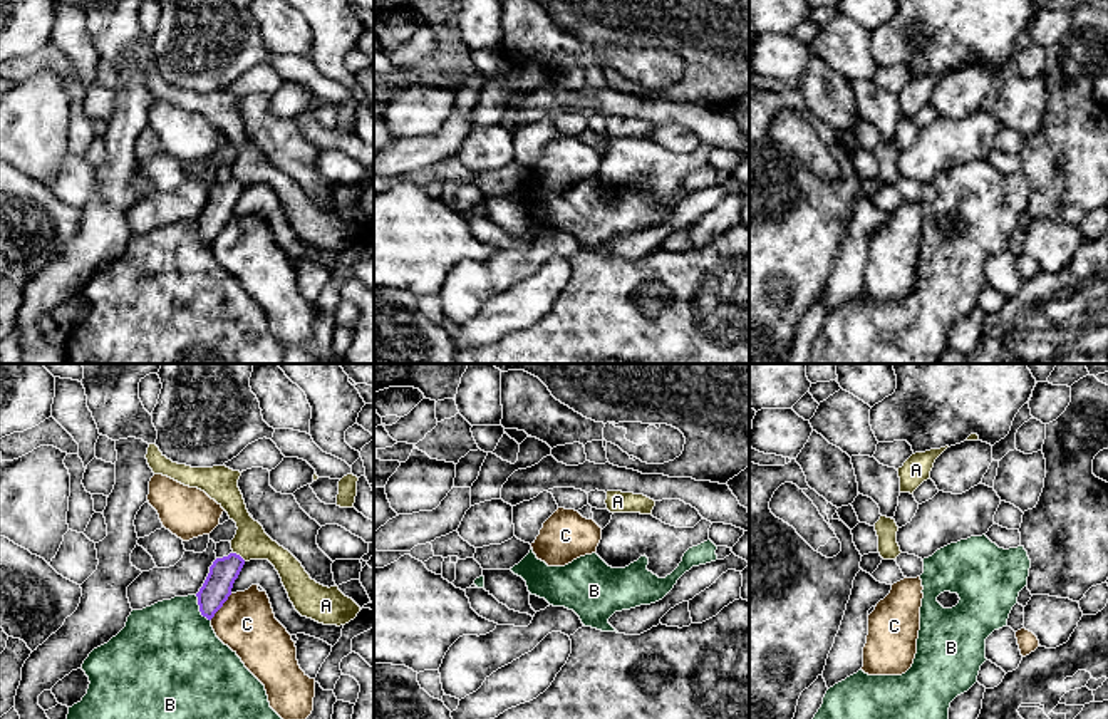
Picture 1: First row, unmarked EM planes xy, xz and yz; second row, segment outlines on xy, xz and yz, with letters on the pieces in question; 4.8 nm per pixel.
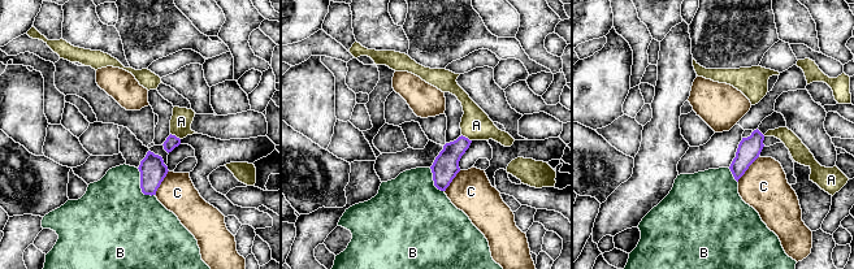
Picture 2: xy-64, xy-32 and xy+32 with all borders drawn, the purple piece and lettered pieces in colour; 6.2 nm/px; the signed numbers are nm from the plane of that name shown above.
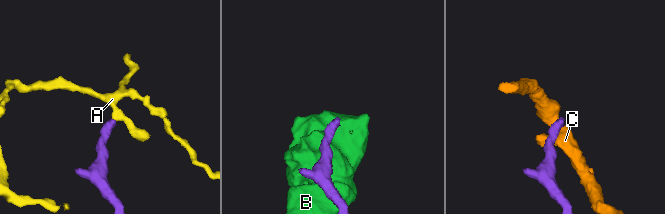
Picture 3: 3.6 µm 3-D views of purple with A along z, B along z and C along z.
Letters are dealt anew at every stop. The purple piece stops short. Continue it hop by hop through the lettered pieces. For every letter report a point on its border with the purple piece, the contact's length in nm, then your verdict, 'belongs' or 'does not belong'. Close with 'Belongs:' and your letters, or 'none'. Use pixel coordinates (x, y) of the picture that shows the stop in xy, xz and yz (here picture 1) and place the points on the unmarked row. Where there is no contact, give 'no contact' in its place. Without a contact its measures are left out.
A: meets purple in xy at (238, 180); contact 80 nm long; does not belong
B: meets purple in xy at (200, 233); contact 150 nm long; does not belong
C: meets purple in xy at (222, 230); contact 170 nm long; does not belong
Belongs: none

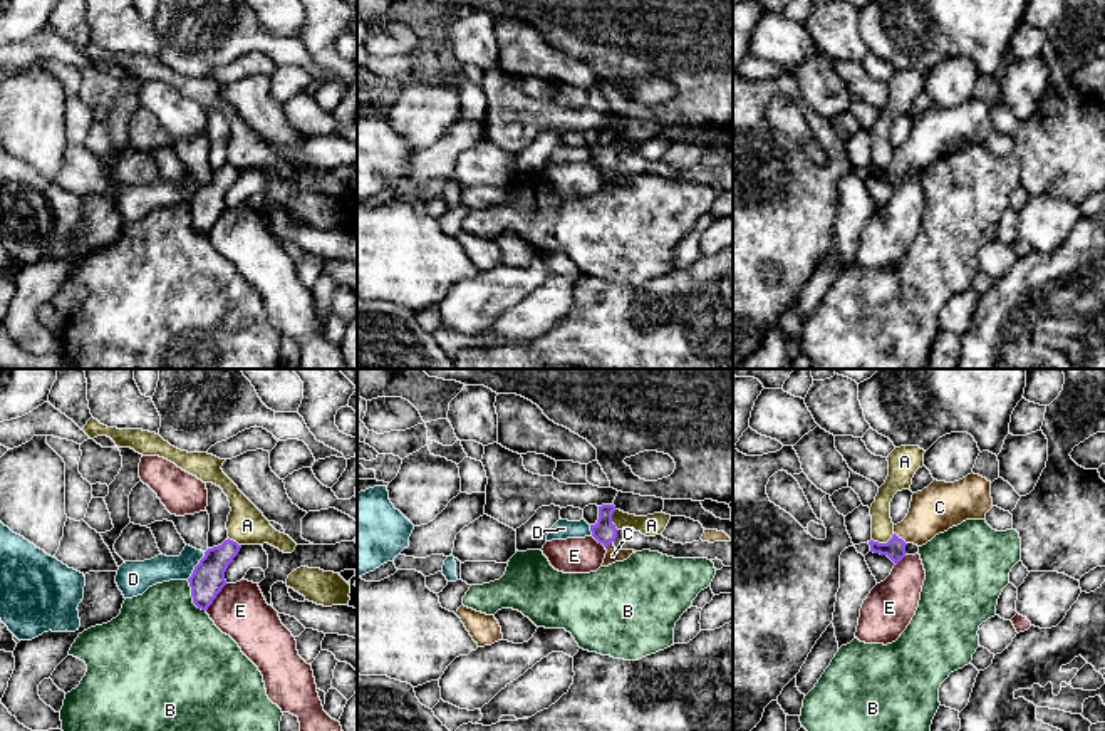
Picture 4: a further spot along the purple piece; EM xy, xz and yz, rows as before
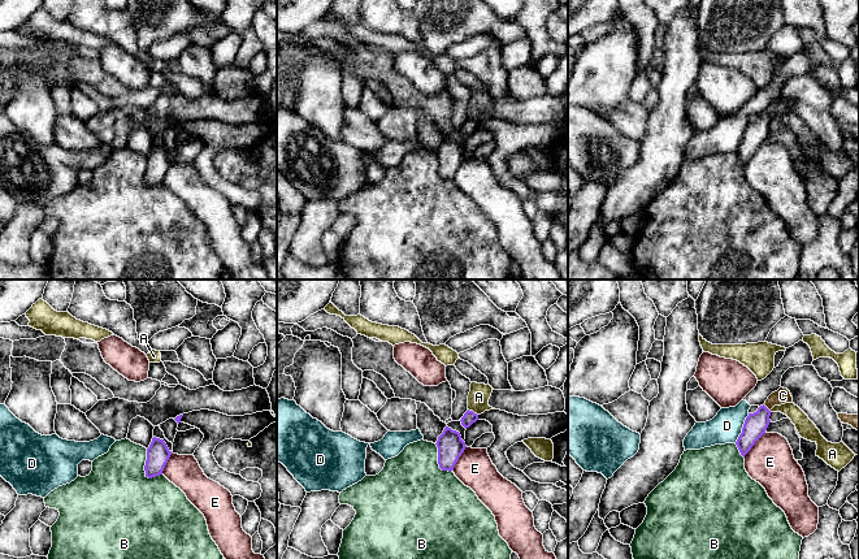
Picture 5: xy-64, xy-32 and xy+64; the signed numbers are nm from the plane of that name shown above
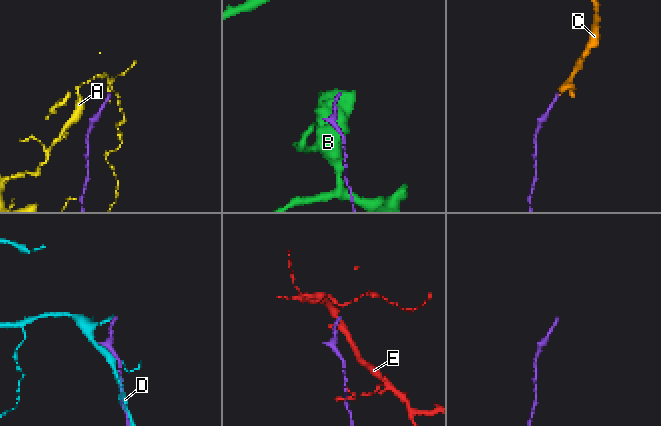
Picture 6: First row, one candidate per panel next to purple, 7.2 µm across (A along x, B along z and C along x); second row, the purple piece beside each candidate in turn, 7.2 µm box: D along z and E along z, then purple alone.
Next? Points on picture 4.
A: meets purple in yz at (882, 168); contact 120 nm long; does not belong
B: meets purple in xy at (191, 220); contact 180 nm long; does not belong
C: meets purple in yz at (901, 163); contact 90 nm long; belongs
D: meets purple in xy at (197, 190); contact 160 nm long; does not belong
E: meets purple in xy at (215, 222); contact 170 nm long; does not belong
Belongs: C

